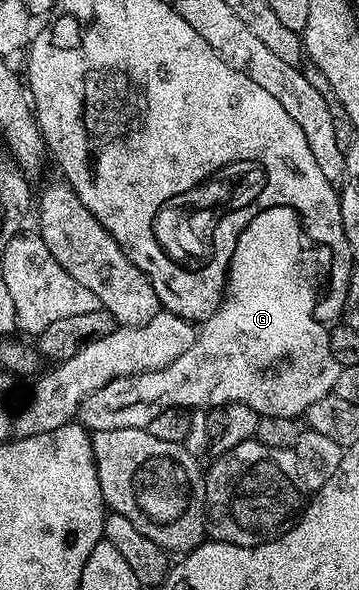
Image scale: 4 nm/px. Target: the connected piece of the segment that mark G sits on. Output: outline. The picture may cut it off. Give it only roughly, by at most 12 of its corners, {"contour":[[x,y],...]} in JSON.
{"contour":[[263,255],[163,369],[89,393],[91,433],[165,409],[298,420],[340,366],[316,299],[247,291]]}

